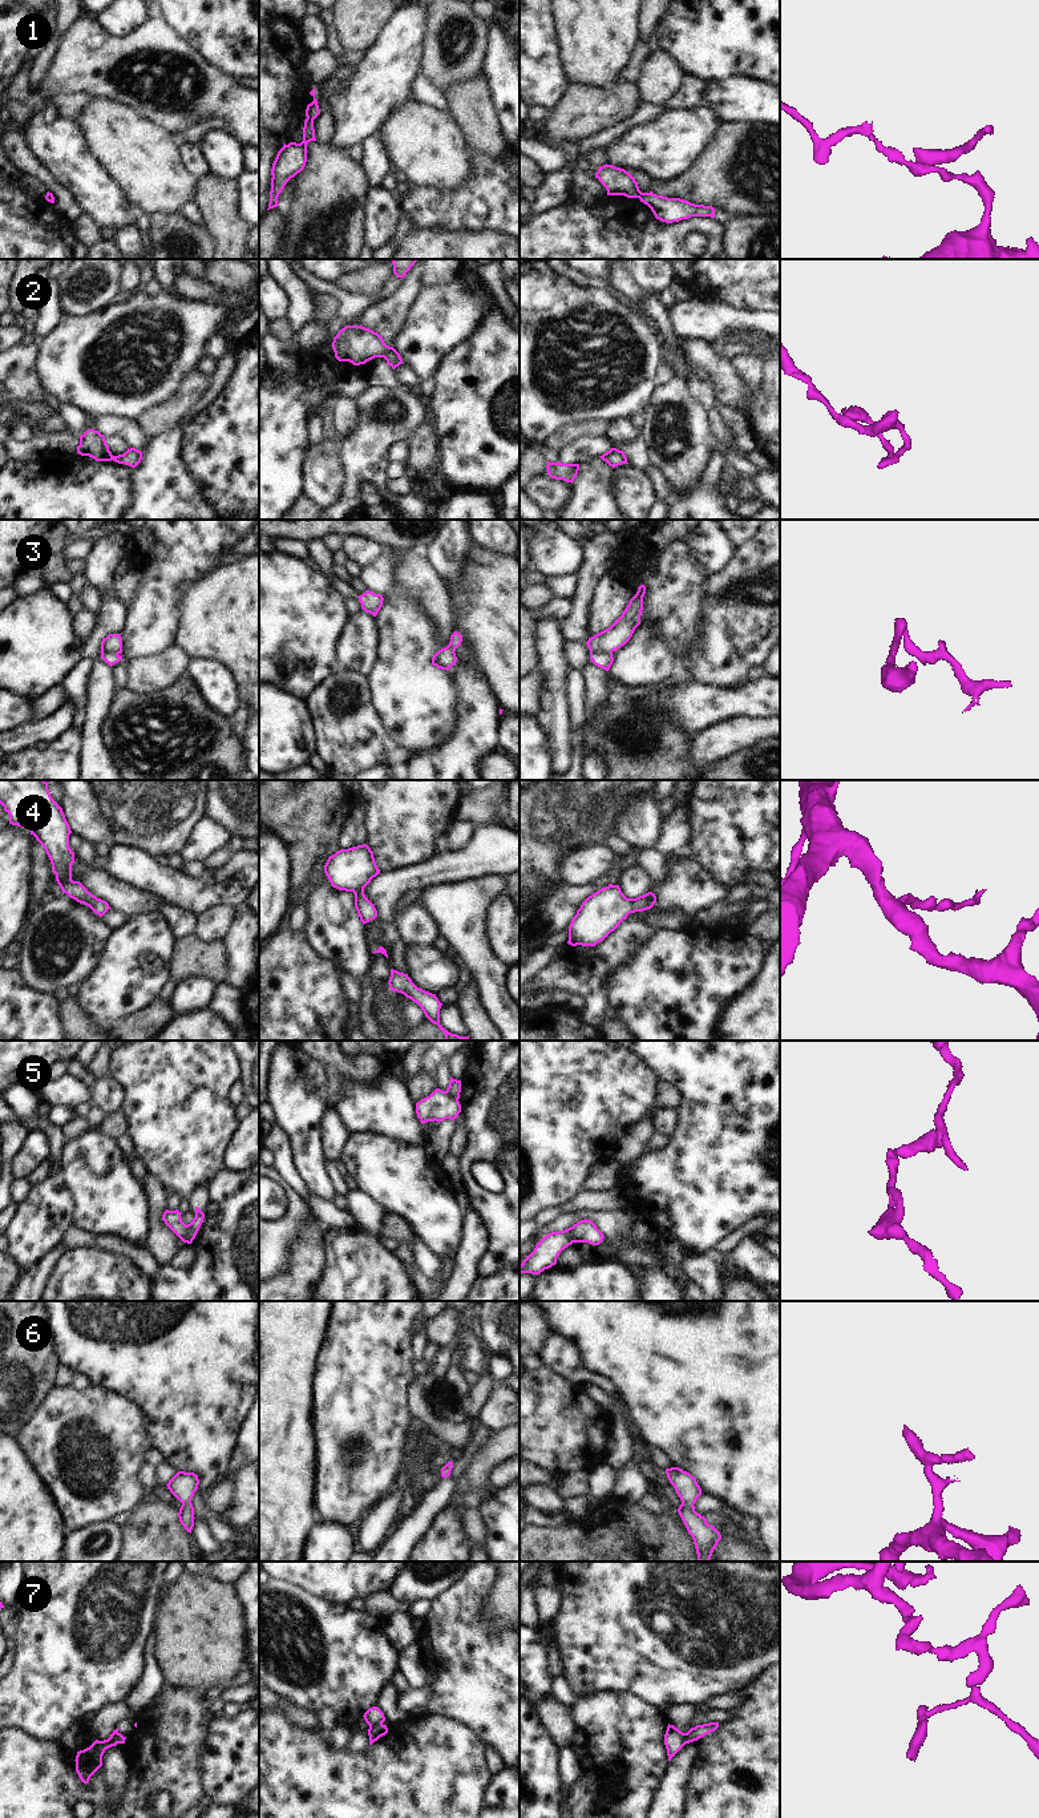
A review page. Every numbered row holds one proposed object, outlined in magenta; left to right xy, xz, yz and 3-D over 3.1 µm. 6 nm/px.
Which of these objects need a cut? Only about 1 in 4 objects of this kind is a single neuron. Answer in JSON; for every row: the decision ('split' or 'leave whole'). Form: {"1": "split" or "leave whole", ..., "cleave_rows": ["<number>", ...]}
{"1": "split", "2": "leave whole", "3": "split", "4": "leave whole", "5": "split", "6": "leave whole", "7": "split", "cleave_rows": ["1", "3", "5", "7"]}

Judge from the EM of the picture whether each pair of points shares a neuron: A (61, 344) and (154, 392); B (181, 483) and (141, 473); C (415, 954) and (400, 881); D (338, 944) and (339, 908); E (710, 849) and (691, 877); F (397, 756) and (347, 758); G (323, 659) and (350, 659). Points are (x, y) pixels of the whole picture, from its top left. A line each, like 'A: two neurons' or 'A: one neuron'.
A: one neuron
B: one neuron
C: two neurons
D: one neuron
E: two neurons
F: two neurons
G: two neurons

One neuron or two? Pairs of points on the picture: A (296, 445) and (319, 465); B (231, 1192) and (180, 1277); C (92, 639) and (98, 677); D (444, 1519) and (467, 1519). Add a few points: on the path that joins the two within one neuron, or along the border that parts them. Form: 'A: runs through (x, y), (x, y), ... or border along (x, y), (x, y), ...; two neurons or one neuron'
A: border along (311, 448), (307, 456), (304, 485); two neurons
B: runs through (231, 1220), (231, 1251), (207, 1275); one neuron
C: border along (98, 651), (93, 658); two neurons
D: border along (463, 1510), (460, 1530), (471, 1542); two neurons

